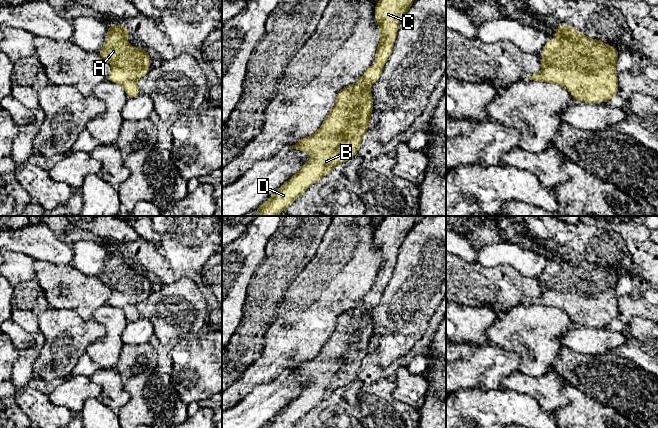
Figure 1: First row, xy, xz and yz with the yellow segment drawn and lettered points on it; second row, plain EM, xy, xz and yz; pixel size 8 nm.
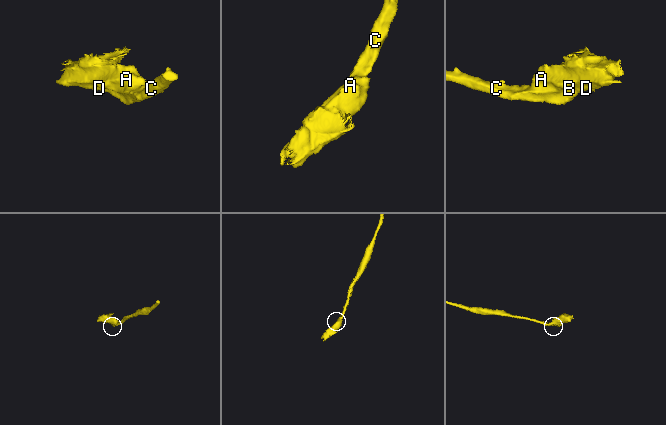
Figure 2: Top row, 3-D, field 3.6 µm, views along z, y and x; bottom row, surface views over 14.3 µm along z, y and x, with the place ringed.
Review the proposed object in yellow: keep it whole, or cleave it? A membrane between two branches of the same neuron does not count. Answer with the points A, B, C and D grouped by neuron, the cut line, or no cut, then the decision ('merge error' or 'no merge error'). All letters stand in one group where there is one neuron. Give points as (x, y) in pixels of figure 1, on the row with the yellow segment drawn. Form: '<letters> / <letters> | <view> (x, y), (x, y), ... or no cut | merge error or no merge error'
A B C D | no cut | no merge error

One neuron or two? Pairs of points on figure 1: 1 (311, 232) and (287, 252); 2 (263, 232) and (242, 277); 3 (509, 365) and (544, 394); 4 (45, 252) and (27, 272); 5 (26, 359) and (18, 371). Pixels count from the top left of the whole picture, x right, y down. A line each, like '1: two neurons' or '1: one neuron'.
1: one neuron
2: one neuron
3: two neurons
4: two neurons
5: one neuron

